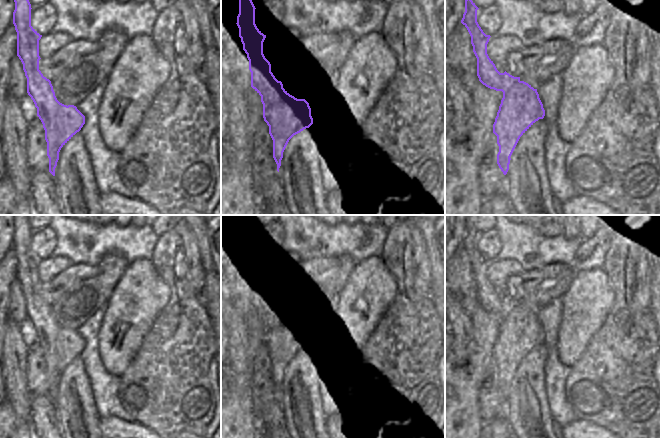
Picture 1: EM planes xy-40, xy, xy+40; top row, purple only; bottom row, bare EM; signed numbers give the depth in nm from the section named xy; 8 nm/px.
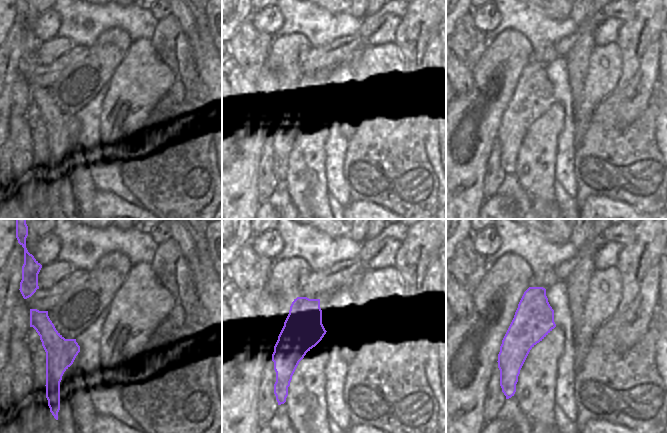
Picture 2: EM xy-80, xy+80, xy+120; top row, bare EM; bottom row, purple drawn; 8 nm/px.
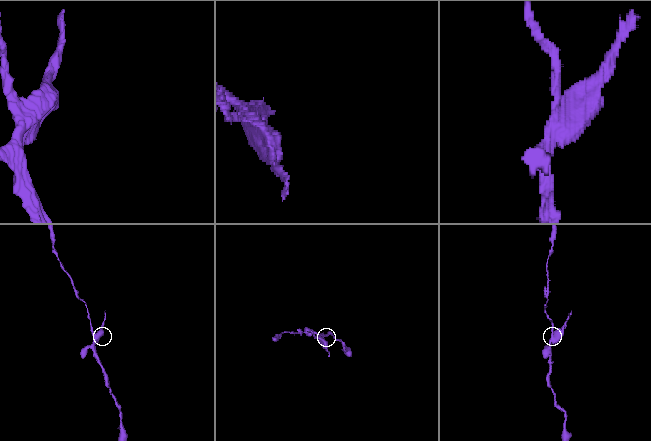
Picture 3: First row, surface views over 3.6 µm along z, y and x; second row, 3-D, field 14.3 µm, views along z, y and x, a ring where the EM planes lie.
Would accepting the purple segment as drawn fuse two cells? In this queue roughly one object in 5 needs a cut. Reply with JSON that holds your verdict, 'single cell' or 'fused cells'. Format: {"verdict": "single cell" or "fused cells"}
{"verdict": "fused cells"}

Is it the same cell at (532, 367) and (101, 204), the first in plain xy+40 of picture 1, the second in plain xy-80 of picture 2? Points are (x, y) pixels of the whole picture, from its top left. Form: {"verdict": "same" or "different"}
{"verdict": "different"}

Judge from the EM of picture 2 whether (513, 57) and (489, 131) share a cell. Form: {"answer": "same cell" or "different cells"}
{"answer": "same cell"}

